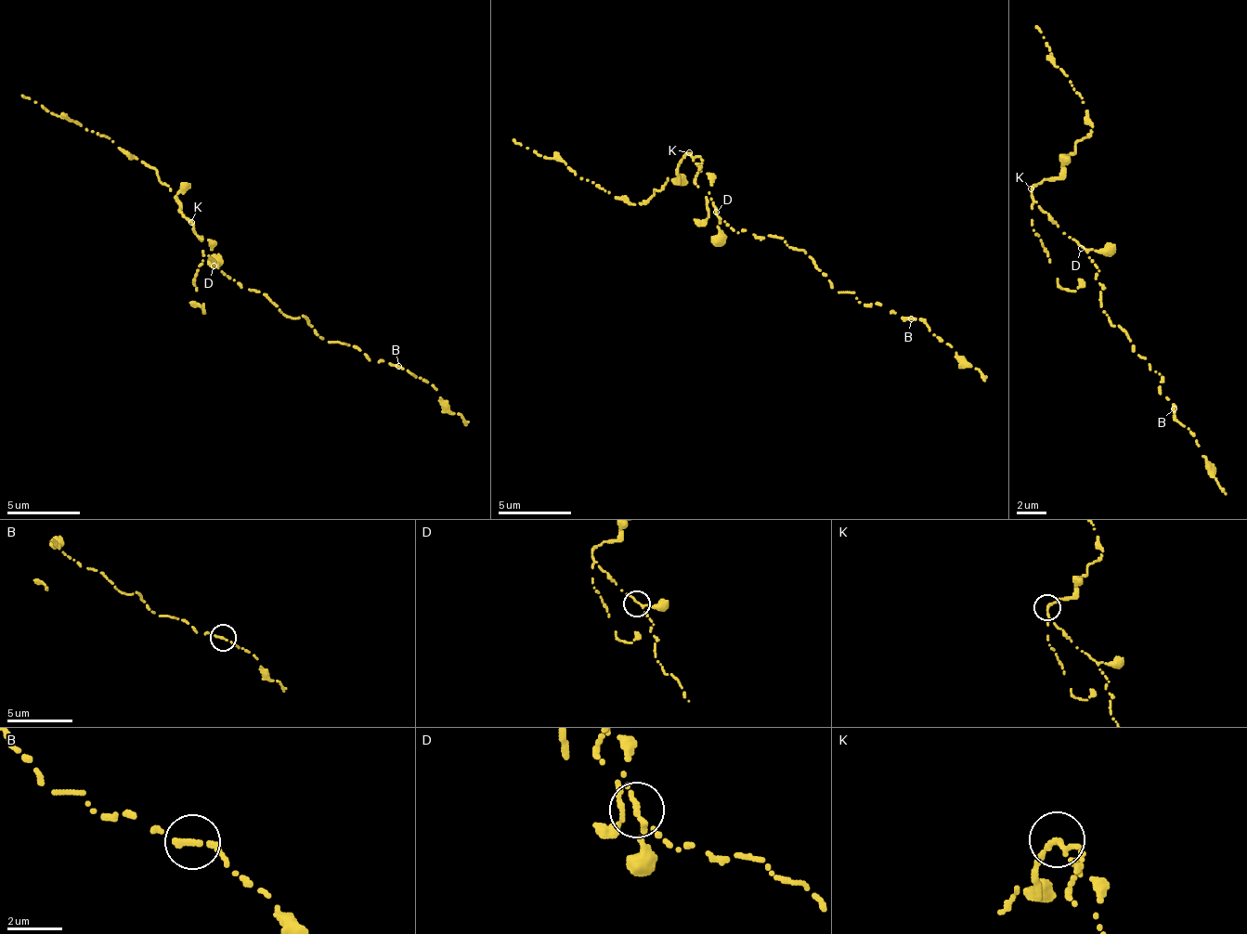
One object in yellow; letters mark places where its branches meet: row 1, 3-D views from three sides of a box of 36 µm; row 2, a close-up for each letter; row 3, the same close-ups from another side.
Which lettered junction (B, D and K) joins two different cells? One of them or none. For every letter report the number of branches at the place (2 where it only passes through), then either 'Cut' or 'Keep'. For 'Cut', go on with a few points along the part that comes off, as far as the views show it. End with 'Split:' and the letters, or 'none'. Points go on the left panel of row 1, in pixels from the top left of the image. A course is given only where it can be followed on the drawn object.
B: Branches: 2. Keep
D: Branches: 3. Keep
K: Branches: 3. Cut. Course of the part to remove: (190, 223), (155, 169), (23, 94)
Split: K

